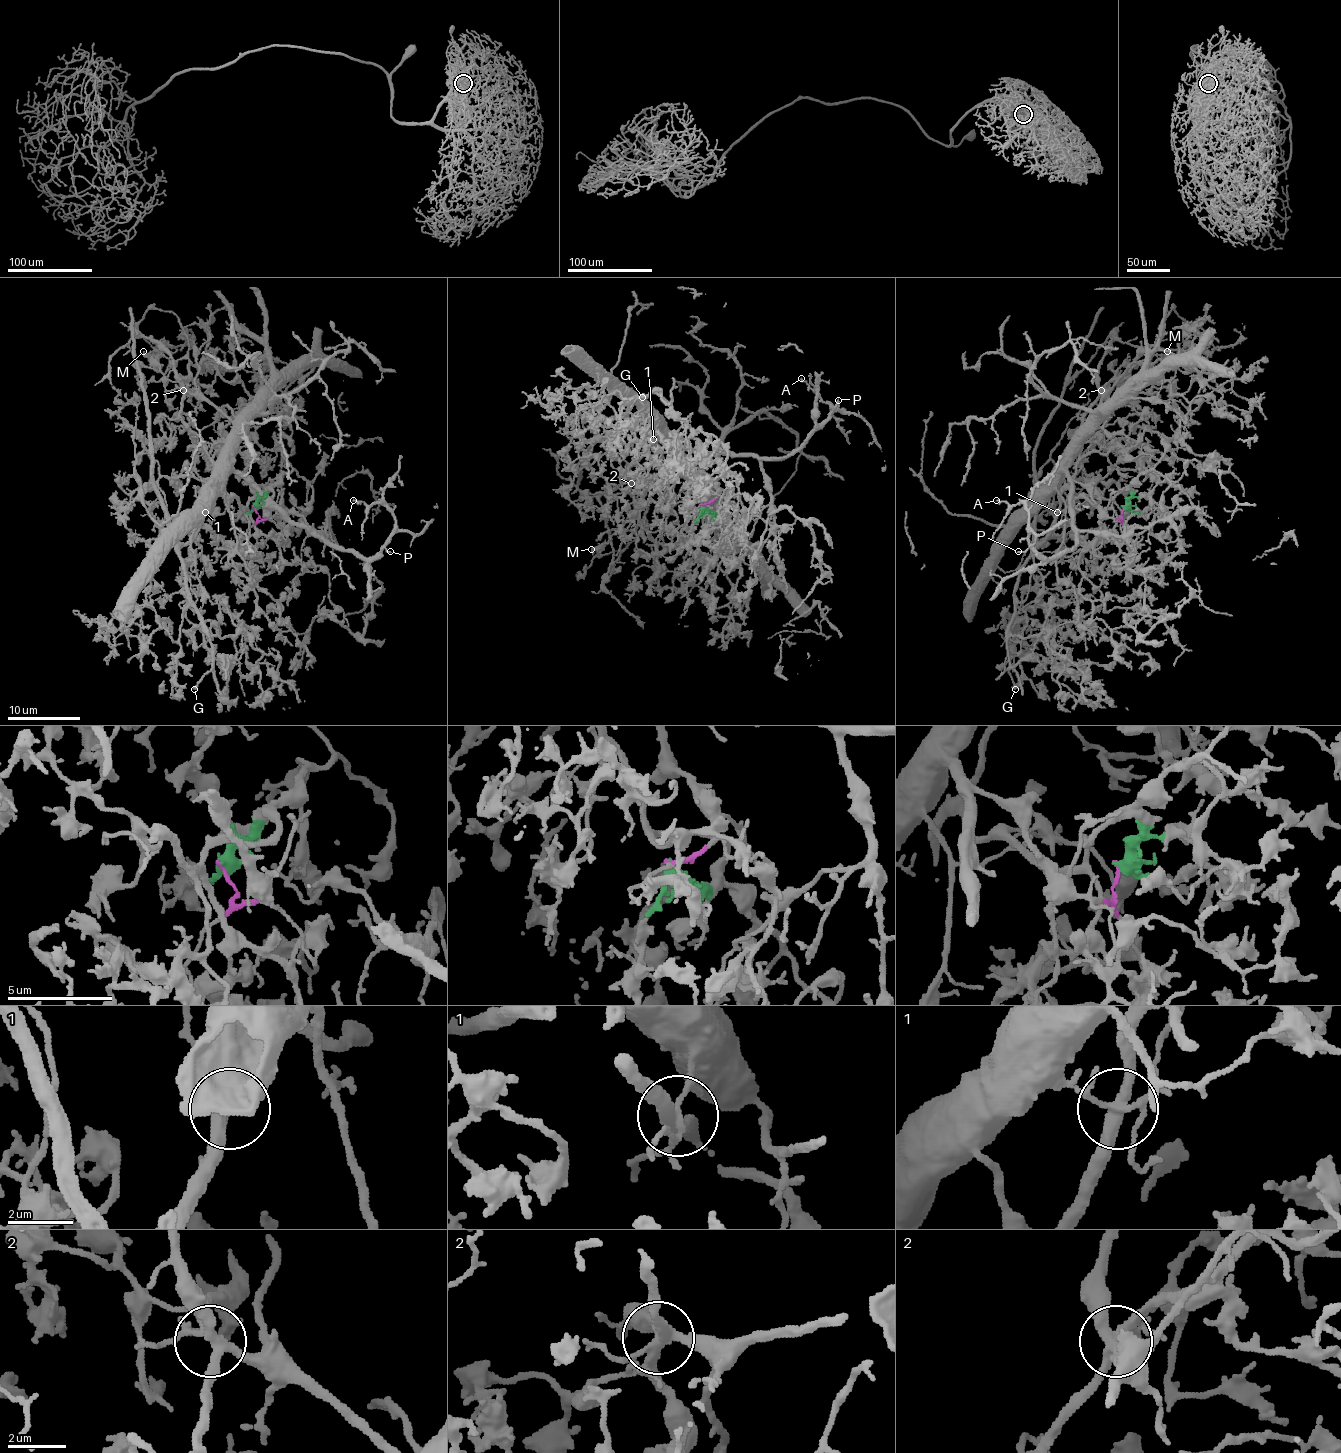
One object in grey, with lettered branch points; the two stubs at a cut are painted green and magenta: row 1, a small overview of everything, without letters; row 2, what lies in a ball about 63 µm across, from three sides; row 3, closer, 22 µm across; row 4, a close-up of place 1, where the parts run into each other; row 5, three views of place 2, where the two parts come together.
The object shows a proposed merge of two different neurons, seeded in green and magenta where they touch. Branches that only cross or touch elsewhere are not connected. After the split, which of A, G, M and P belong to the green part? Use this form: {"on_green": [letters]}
{"on_green": ["G", "M"]}

